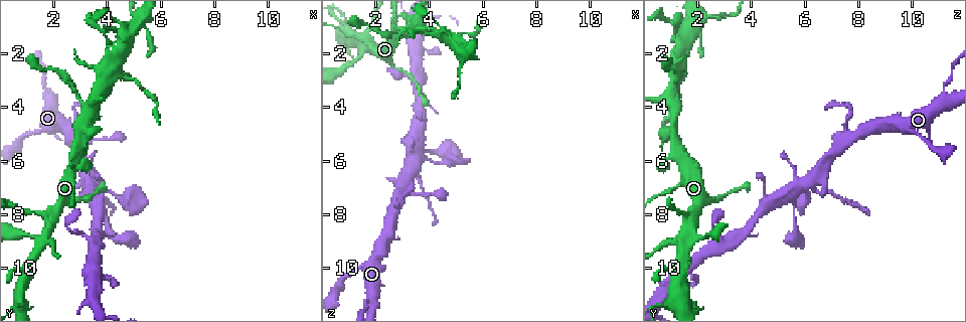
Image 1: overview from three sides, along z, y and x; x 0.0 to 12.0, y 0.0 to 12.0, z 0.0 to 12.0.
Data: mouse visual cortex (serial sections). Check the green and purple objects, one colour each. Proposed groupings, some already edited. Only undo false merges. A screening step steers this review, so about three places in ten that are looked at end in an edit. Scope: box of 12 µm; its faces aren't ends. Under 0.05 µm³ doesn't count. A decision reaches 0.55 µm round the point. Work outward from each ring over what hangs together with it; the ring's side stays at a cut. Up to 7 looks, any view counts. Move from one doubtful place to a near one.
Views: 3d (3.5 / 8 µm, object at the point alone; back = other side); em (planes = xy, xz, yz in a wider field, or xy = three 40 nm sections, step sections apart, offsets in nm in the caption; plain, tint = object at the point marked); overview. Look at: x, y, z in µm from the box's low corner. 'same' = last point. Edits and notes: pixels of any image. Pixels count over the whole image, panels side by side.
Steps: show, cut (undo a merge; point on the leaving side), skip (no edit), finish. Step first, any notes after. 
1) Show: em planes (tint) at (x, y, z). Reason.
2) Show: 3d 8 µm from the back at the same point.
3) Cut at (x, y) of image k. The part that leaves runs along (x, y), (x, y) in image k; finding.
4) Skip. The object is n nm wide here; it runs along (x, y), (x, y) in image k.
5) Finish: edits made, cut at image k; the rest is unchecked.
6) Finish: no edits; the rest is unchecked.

Show: 3d 8 µm at (3.7, 7.0, 5.9). Arms part here.

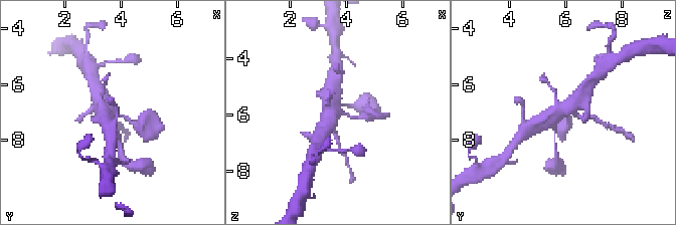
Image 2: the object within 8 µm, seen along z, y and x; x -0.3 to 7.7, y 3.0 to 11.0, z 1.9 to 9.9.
Show: 3d 3.5 µm from the back at (3.7, 7.0, 6.0). Closer look.

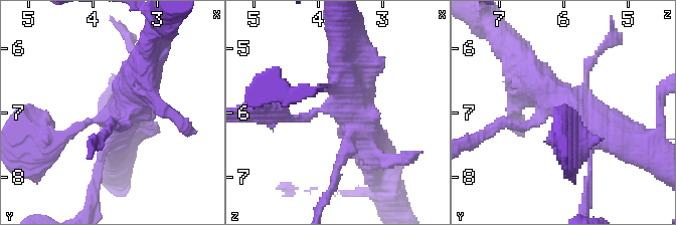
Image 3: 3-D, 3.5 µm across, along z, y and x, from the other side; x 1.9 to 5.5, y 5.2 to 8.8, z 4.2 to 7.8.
Show: em xy step 1 (tint) at (3.75, 7.00, 5.90).

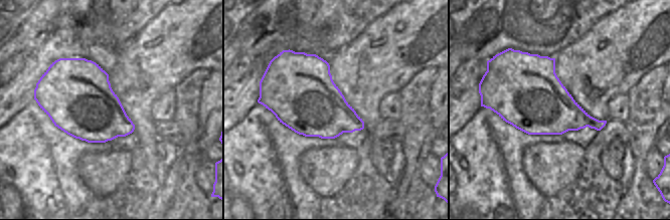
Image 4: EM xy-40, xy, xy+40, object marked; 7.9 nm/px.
Skip. It runs along (523, 64), (554, 98), (626, 139) in image 3; continuous, no second cell.

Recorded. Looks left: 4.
Show: 3d 3.5 µm from the back at (1.9, 8.8, 1.7). Abrupt turn.

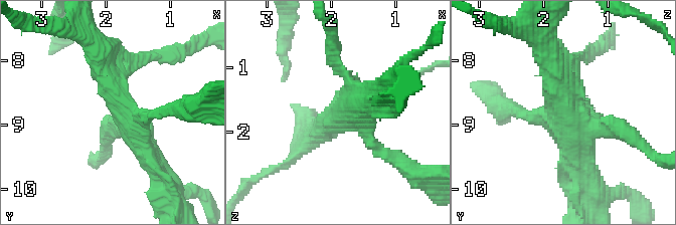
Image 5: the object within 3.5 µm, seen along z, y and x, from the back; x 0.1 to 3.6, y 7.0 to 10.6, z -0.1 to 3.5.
Show: em planes (tint) at (1.80, 8.70, 1.65). 4 arms meet here; the arms are 200, 200, 350, 400 nm wide; now the EM.

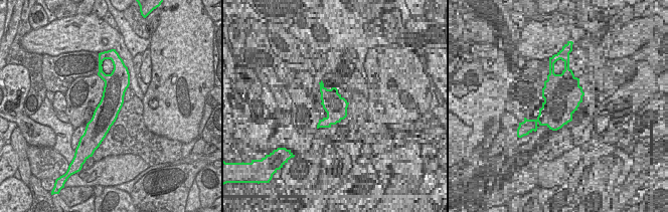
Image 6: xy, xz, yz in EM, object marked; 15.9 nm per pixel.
Skip. It runs along (117, 74), (100, 136) in image 6; continuous, no second cell.

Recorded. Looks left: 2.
Finish: no edits; the rest is unchecked.

